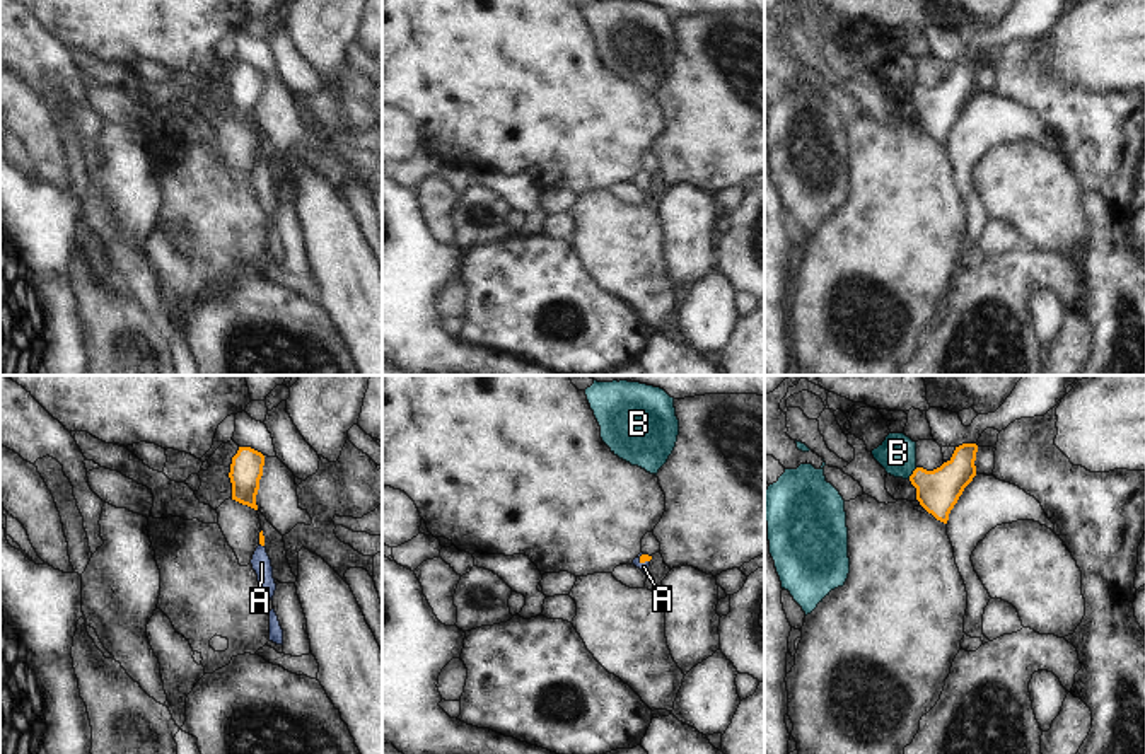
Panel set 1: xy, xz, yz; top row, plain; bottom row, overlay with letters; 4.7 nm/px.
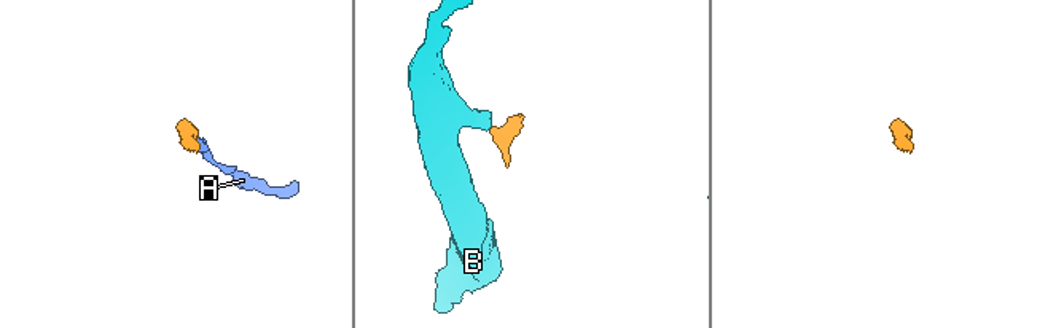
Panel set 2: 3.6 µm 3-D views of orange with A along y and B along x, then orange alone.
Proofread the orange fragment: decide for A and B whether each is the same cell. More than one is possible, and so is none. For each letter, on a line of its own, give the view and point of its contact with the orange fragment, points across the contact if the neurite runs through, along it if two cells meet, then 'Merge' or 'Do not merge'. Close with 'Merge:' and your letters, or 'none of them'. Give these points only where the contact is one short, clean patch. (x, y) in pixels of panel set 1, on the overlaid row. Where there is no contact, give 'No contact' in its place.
A: Touches orange at xz (644, 562). Path across: xz (644, 558), (644, 562), (644, 567). Merge
B: Touches orange at yz (913, 473). Boundary: yz (917, 468), (908, 478). Do not merge
Merge: A.

